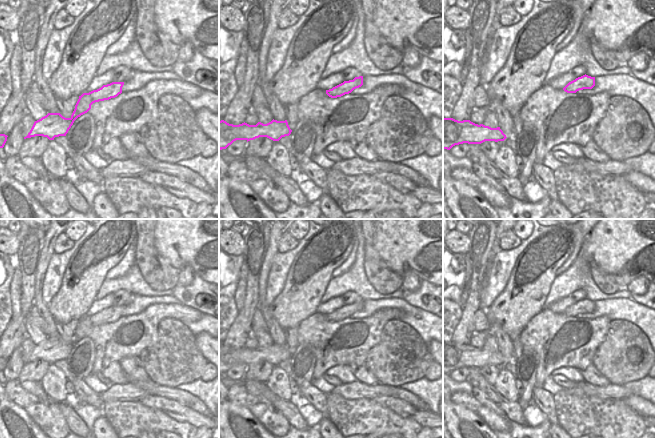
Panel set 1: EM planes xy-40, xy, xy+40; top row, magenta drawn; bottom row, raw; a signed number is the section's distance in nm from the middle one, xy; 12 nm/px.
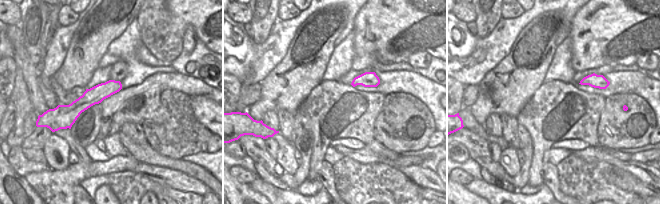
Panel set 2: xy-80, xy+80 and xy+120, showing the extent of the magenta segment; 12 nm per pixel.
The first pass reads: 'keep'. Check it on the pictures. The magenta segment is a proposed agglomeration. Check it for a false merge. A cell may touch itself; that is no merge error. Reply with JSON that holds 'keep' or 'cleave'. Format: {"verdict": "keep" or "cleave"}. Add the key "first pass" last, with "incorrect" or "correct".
{"verdict": "keep", "first pass": "correct"}

